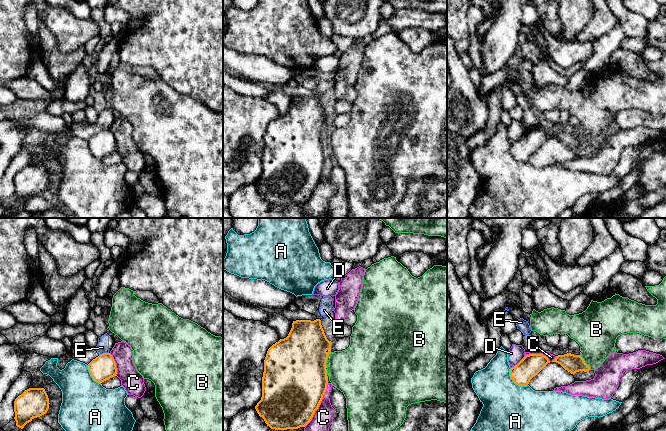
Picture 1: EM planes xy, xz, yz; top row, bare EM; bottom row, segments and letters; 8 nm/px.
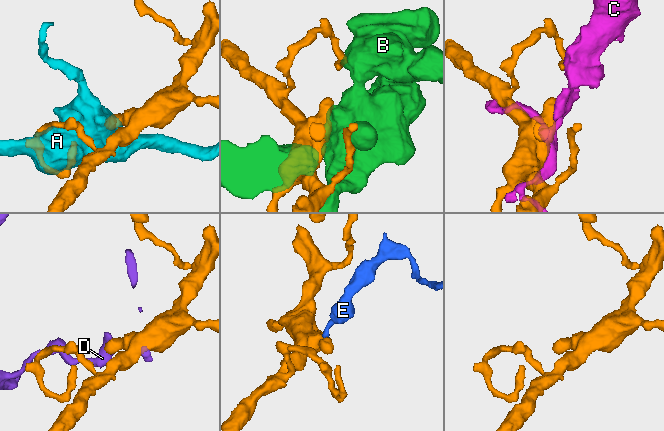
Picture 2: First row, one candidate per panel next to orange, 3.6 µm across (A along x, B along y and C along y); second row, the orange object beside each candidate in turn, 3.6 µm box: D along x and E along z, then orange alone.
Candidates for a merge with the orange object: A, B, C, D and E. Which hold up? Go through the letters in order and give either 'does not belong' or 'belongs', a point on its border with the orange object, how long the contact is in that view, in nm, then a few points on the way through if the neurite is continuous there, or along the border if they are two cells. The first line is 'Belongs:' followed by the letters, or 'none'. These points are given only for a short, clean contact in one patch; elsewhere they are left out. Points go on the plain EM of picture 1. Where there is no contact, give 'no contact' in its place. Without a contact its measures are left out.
Belongs: none
A: does not belong | yz (513, 157) | 200 nm
B: does not belong | xz (326, 135) | 140 nm
C: does not belong | xz (319, 180) | 400 nm
D: does not belong | yz (519, 138) | 160 nm
E: does not belong | xy (103, 129) | 80 nm | along xy (108, 128), (103, 128), (99, 131)

